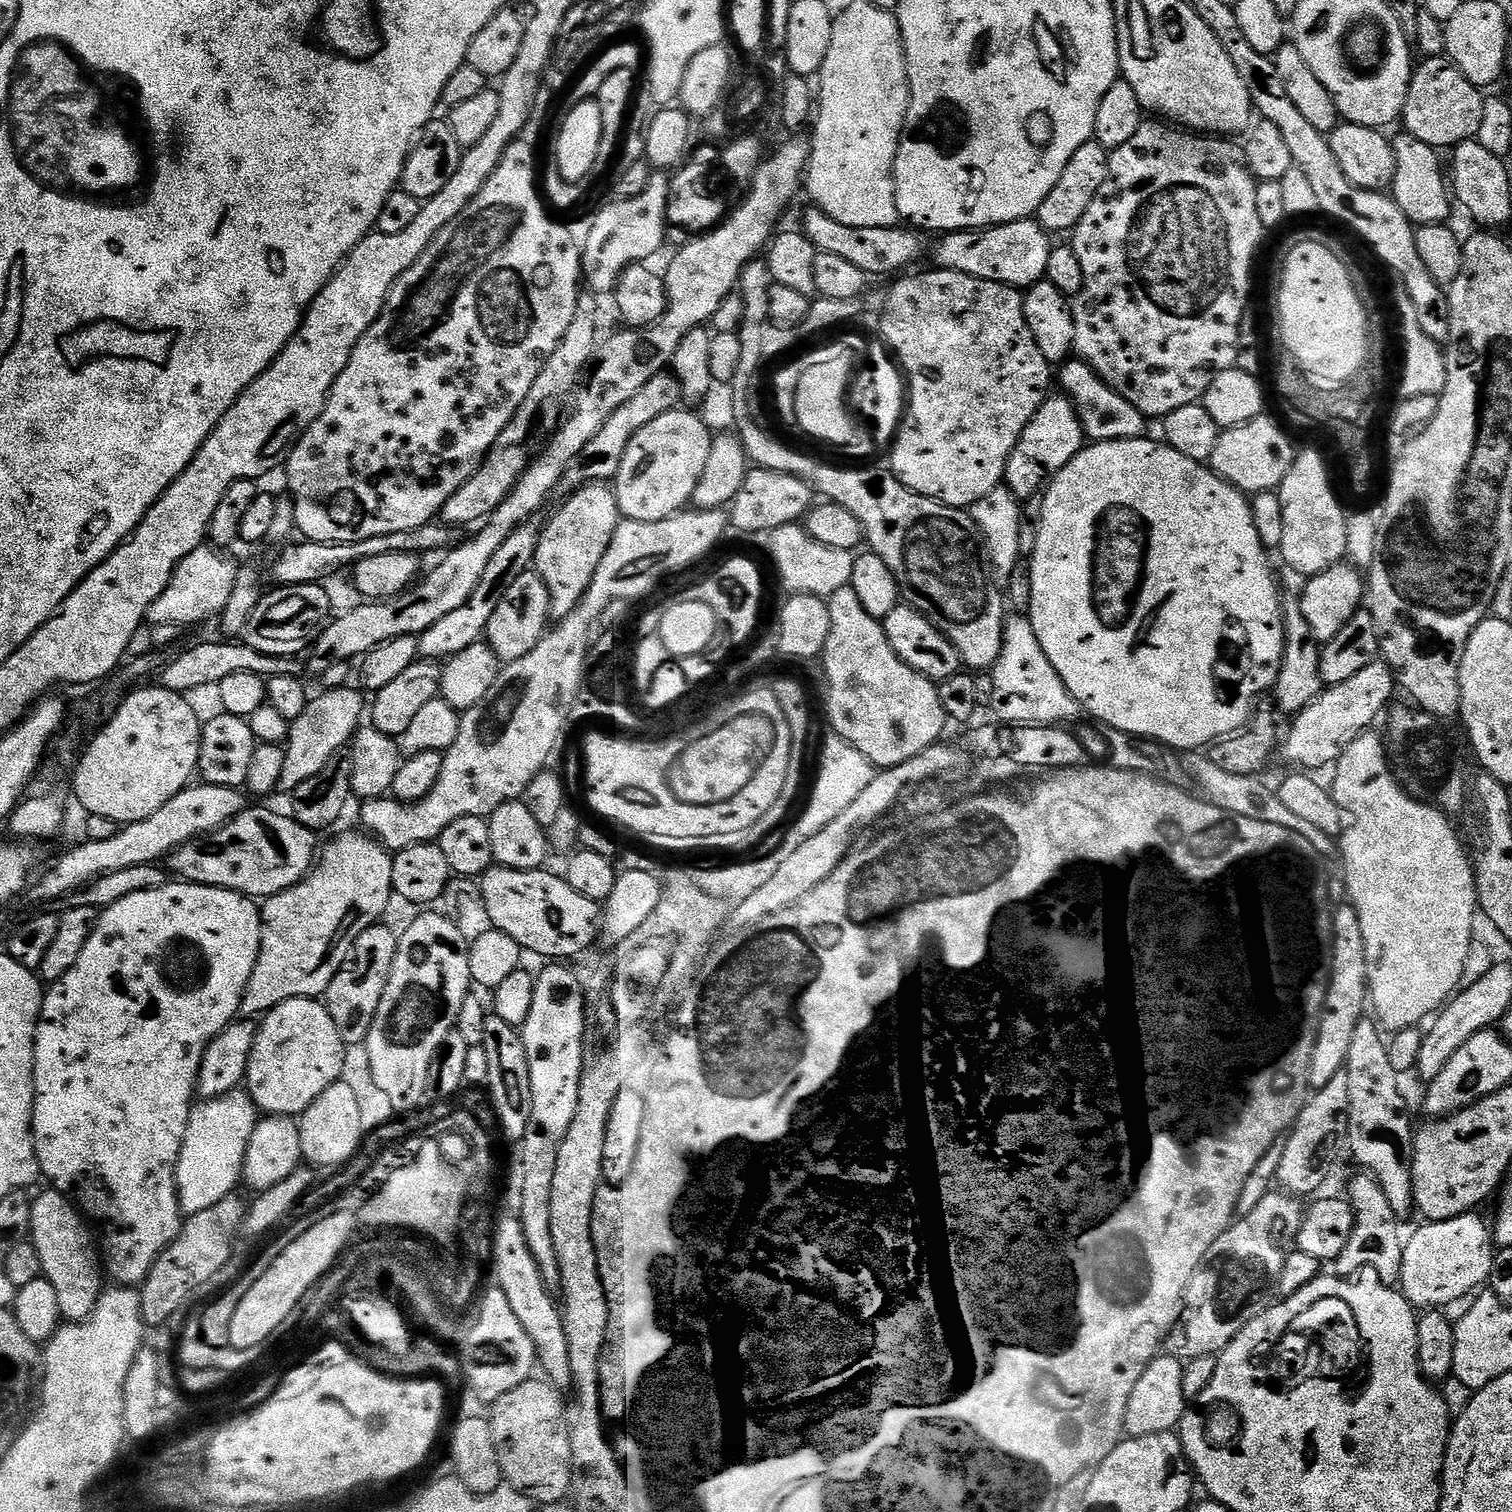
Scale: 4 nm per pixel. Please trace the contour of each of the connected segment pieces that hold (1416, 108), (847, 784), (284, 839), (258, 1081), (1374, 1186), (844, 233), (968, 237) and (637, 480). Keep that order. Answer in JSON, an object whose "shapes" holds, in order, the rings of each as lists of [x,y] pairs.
{"shapes":[[[[1444,56],[1421,59],[1415,65],[1410,90],[1406,94],[1403,131],[1431,148],[1451,150],[1462,142],[1476,139],[1478,126],[1482,126],[1484,98],[1485,93],[1470,83],[1451,60]]],[[[828,734],[824,740],[824,749],[820,752],[820,773],[816,776],[816,785],[812,788],[812,797],[808,800],[808,805],[804,808],[804,813],[796,820],[796,825],[788,832],[791,845],[797,845],[800,841],[818,834],[822,826],[828,822],[834,822],[866,786],[876,777],[877,769],[868,761],[866,754],[854,750],[850,742],[846,742],[842,737],[835,734]]],[[[248,806],[229,824],[178,846],[167,856],[166,868],[173,877],[189,884],[267,898],[294,887],[312,871],[318,859],[316,840],[317,833],[303,828],[291,815]]],[[[319,999],[284,1000],[263,1013],[259,1021],[254,1050],[248,1063],[246,1091],[261,1113],[270,1116],[299,1117],[300,1113],[305,1112],[310,1106],[310,1102],[314,1102],[314,1098],[318,1098],[318,1094],[326,1090],[326,1086],[335,1084],[345,1075],[344,1052],[346,1045],[338,1034],[338,1026],[334,1026],[334,1018],[330,1018],[327,1008]]],[[[1360,1174],[1352,1180],[1352,1185],[1346,1193],[1352,1208],[1356,1211],[1354,1222],[1354,1234],[1350,1236],[1350,1242],[1346,1242],[1346,1250],[1342,1250],[1338,1267],[1339,1275],[1344,1278],[1352,1278],[1361,1270],[1371,1270],[1382,1278],[1384,1284],[1395,1285],[1400,1278],[1402,1270],[1402,1254],[1404,1253],[1405,1241],[1400,1240],[1401,1221],[1386,1200],[1382,1192],[1382,1186],[1371,1174]]],[[[815,206],[809,209],[804,216],[802,231],[817,253],[838,254],[838,258],[846,258],[846,262],[858,266],[858,270],[869,277],[888,276],[891,272],[903,273],[908,270],[903,268],[910,267],[924,252],[925,237],[911,227],[842,226],[842,222],[834,222],[834,218],[827,216],[822,209]]],[[[1029,218],[1026,220],[1015,220],[1009,224],[996,224],[992,228],[983,229],[979,232],[976,230],[965,230],[962,232],[949,232],[947,234],[941,235],[939,237],[940,245],[936,248],[936,260],[937,265],[943,266],[947,271],[950,272],[961,272],[962,274],[970,274],[974,278],[982,278],[983,280],[989,280],[990,282],[998,282],[999,284],[1009,284],[1012,288],[1018,288],[1021,290],[1027,290],[1032,287],[1033,284],[1041,283],[1047,277],[1048,274],[1048,263],[1050,262],[1050,254],[1054,247],[1053,241],[1050,242],[1049,233],[1045,232],[1043,228],[1040,227],[1039,223],[1035,219]]],[[[677,410],[662,414],[662,418],[654,418],[650,426],[638,430],[634,434],[634,442],[626,446],[626,454],[622,457],[622,466],[614,481],[616,501],[620,507],[620,515],[625,520],[638,522],[658,522],[675,516],[691,501],[694,486],[702,478],[702,470],[706,470],[706,458],[710,458],[713,433],[704,425],[701,417],[695,411]]]]}

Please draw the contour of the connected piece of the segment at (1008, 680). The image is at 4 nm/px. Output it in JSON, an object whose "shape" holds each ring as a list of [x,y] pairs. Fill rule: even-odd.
{"shape":[[[1009,615],[1004,622],[1004,645],[995,667],[990,670],[992,678],[991,711],[996,711],[995,719],[1004,726],[1022,724],[1047,724],[1064,726],[1082,709],[1066,690],[1062,678],[1058,678],[1058,670],[1050,666],[1050,658],[1046,658],[1046,650],[1038,642],[1032,629],[1032,621],[1027,615]]]}

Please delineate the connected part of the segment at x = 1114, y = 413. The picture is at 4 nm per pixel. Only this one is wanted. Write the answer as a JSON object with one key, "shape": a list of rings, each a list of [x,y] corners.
{"shape":[[[1069,358],[1059,365],[1058,384],[1061,384],[1063,395],[1068,397],[1078,414],[1084,435],[1089,441],[1101,440],[1138,440],[1145,435],[1146,417],[1134,406],[1130,406],[1089,364],[1079,358]]]}

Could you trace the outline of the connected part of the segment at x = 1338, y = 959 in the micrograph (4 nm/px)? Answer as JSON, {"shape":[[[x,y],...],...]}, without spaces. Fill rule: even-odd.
{"shape":[[[1344,902],[1340,909],[1337,907],[1332,913],[1332,981],[1328,983],[1324,1017],[1320,1020],[1314,1054],[1310,1058],[1309,1089],[1315,1090],[1326,1086],[1334,1079],[1334,1074],[1345,1071],[1354,1032],[1360,1020],[1366,1016],[1366,1005],[1369,1000],[1368,963],[1366,946],[1362,938],[1362,926],[1356,909],[1351,903]]]}

